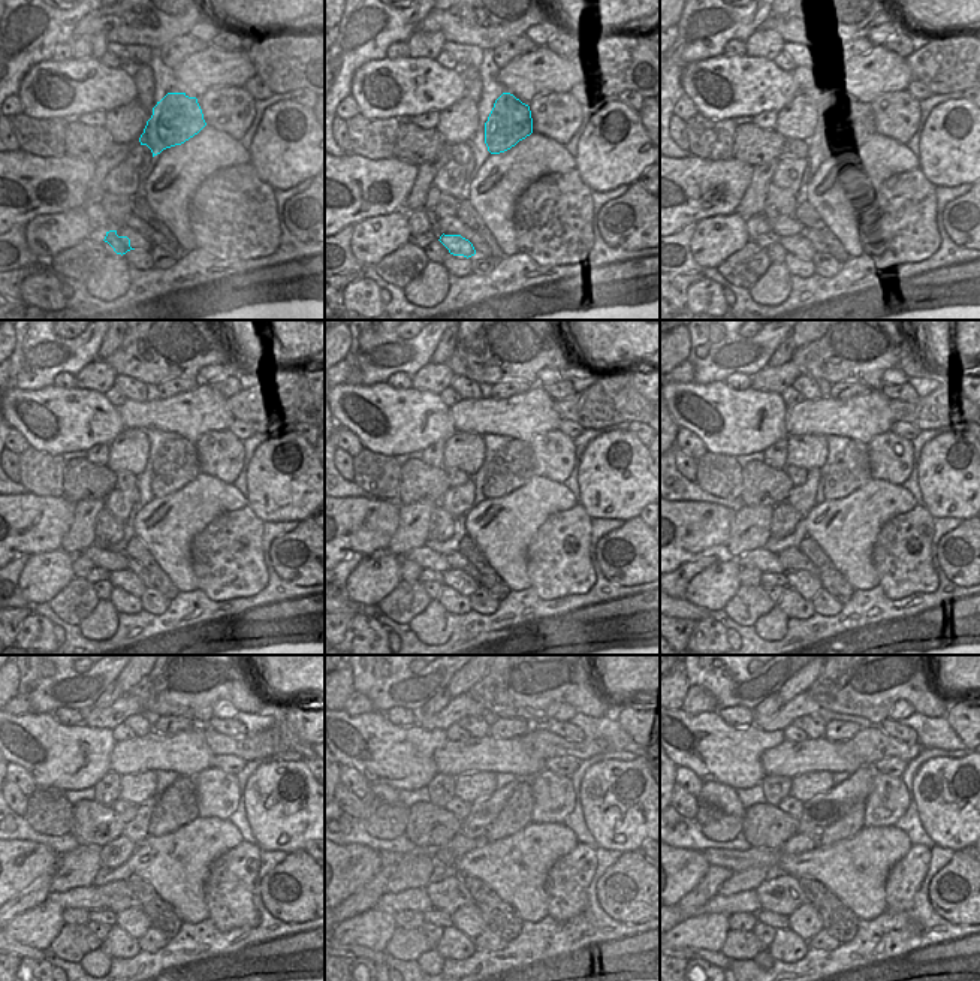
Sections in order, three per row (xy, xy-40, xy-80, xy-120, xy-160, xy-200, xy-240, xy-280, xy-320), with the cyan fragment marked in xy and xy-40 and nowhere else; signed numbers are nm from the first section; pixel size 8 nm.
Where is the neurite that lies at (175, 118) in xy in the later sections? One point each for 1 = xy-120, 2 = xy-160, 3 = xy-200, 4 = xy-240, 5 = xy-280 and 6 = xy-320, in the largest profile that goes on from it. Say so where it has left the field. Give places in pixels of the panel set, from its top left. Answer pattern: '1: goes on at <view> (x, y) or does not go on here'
1: goes on at xy-120 (175, 465)
2: goes on at xy-160 (512, 467)
3: goes on at xy-200 (852, 468)
4: goes on at xy-240 (177, 806)
5: goes on at xy-280 (516, 814)
6: goes on at xy-320 (847, 826)

